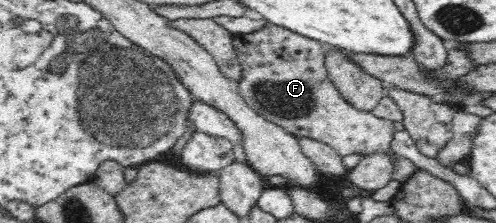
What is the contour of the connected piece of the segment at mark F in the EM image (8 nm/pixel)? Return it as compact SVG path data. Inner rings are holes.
M267 21L265 28L259 32L240 36L234 34L233 45L235 45L237 58L241 63L241 73L243 73L243 80L235 82L236 88L241 93L241 97L249 103L249 106L261 113L265 119L273 121L294 137L305 137L324 142L327 146L334 148L342 157L349 156L349 154L365 157L381 153L394 156L396 159L392 162L391 179L403 184L419 170L410 159L393 151L391 142L393 142L393 134L396 130L392 121L382 119L371 112L361 112L341 98L326 70L325 44Z

